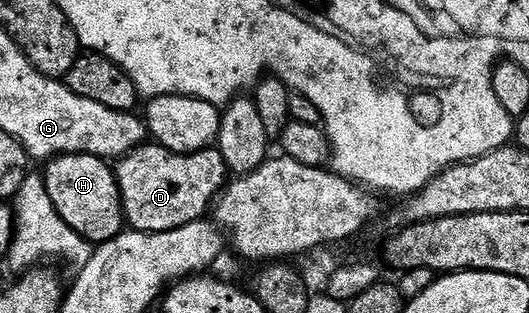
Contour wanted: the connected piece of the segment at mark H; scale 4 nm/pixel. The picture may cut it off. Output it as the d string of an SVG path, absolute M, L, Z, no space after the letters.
M84 153L57 156L45 168L42 175L50 200L58 210L59 217L78 235L97 246L125 229L124 208L121 206L116 174L103 157Z

